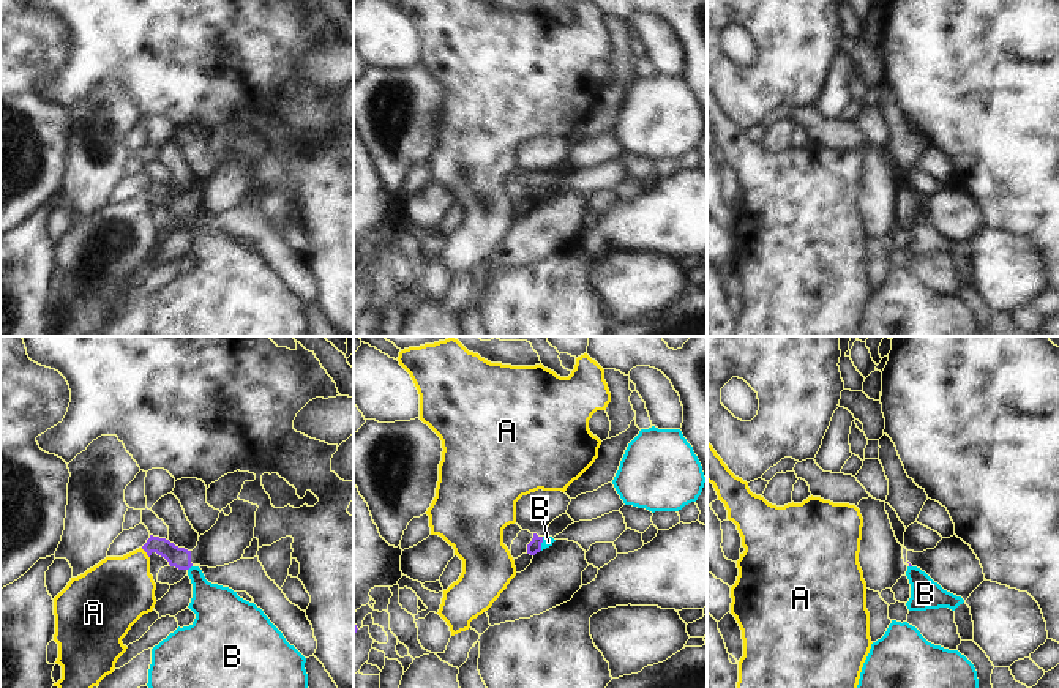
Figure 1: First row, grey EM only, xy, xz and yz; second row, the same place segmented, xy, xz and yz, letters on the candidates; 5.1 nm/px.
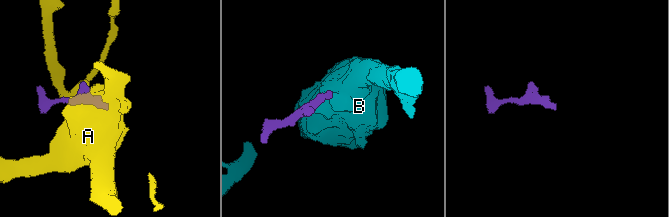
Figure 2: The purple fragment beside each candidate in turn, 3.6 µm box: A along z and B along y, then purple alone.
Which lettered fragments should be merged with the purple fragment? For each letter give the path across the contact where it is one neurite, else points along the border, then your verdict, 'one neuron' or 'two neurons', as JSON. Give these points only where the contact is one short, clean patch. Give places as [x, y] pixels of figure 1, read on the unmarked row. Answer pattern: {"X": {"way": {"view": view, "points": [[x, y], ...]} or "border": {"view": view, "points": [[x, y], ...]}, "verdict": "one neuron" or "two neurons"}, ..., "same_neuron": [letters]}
{"A": {"verdict": "two neurons"}, "B": {"border": {"view": "xy", "points": [[191, 212], [188, 216]]}, "verdict": "two neurons"}, "same_neuron": []}

